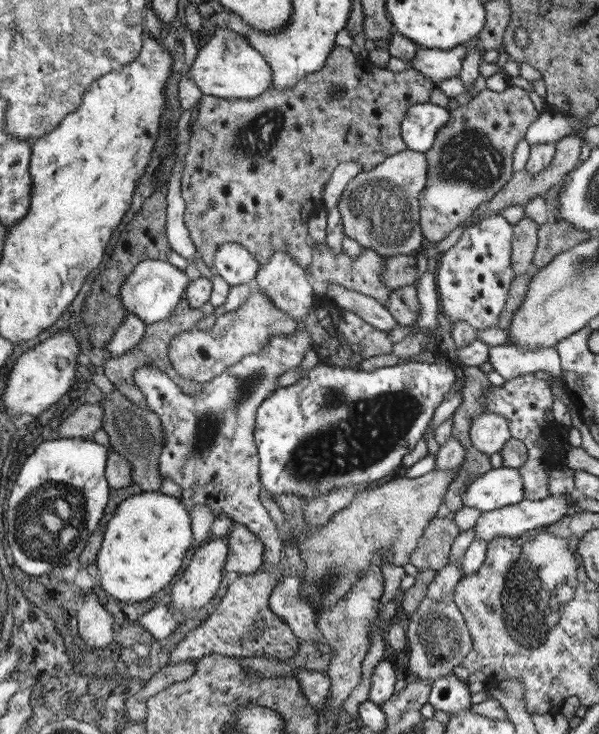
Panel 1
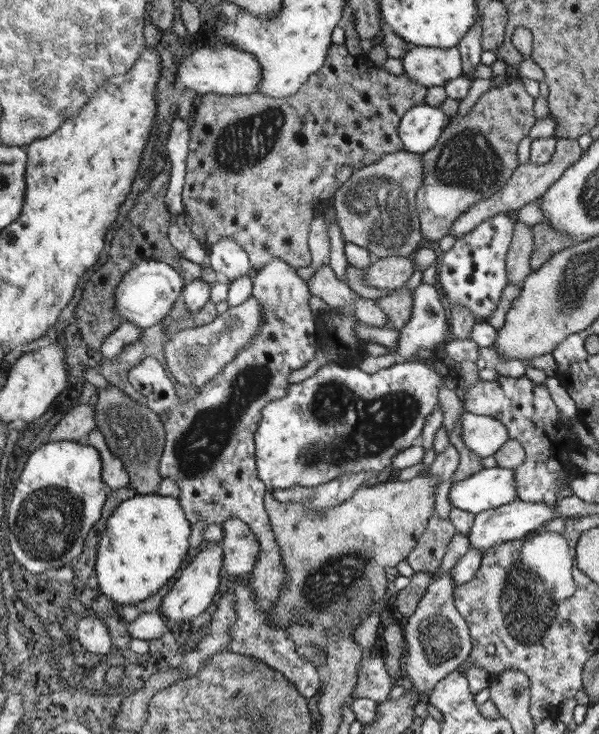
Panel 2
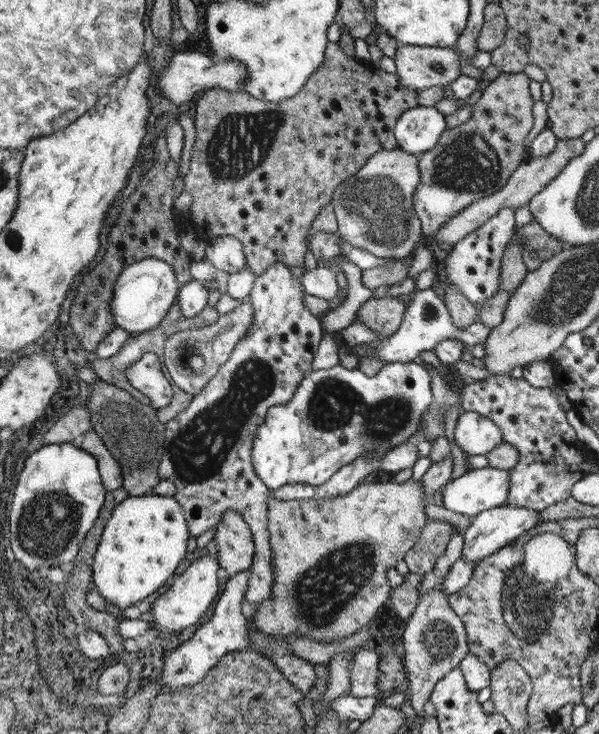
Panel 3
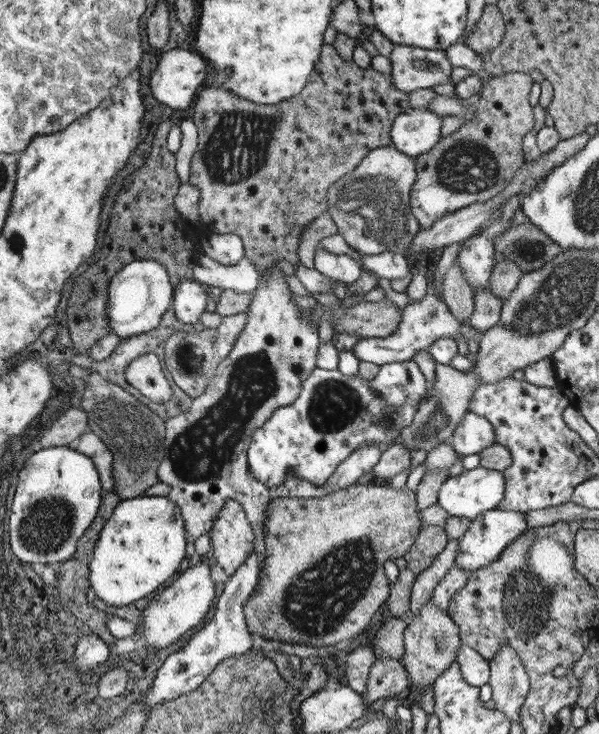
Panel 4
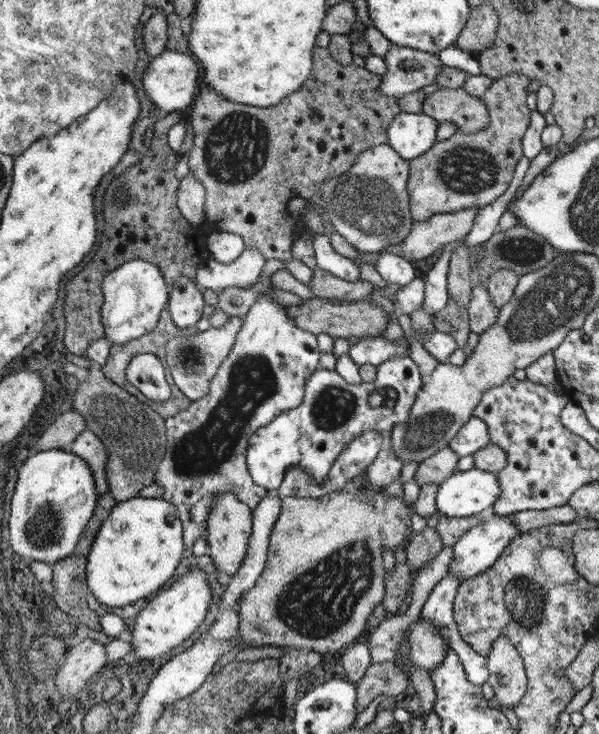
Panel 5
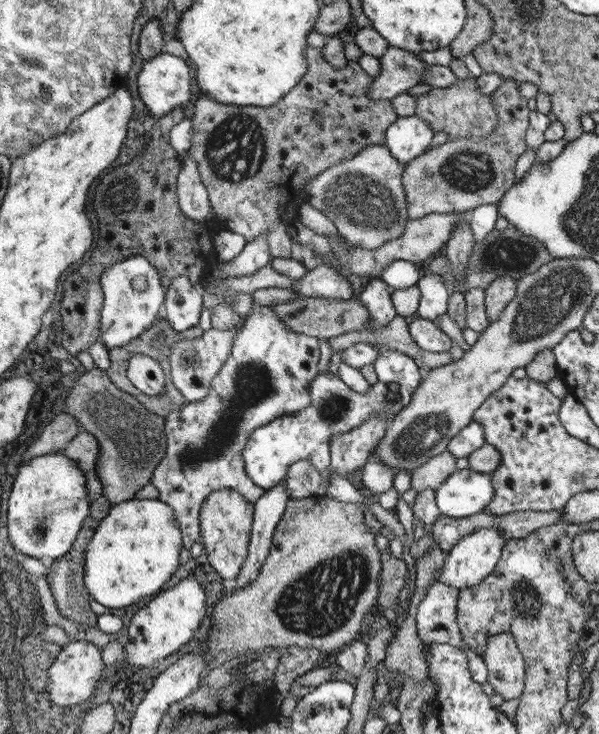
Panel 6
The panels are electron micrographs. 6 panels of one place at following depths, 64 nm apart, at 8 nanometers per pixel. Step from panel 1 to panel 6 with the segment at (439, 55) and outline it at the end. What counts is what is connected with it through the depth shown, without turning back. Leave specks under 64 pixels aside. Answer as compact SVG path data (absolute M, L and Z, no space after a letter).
M389 46L385 54L379 56L379 64L381 72L369 88L369 96L373 100L393 100L395 96L407 94L409 88L425 84L425 76L429 72L429 66L419 54L395 46Z

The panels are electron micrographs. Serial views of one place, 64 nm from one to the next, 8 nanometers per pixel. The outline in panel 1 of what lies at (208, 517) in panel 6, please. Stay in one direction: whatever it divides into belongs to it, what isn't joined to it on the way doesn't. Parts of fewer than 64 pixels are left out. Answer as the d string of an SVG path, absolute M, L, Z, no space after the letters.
M231 524L229 528L229 542L231 542L231 554L227 556L227 572L237 572L239 576L255 574L261 570L267 546L263 546L263 540L257 538L247 526L243 524Z

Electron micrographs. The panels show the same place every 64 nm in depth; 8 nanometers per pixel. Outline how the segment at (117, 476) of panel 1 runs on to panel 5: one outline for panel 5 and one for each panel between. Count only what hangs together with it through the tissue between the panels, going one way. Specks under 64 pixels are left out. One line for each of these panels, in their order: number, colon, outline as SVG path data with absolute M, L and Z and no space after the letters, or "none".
2: M89 432L83 440L83 444L91 444L99 450L99 456L101 456L101 464L103 464L103 482L113 488L113 490L121 490L121 488L127 488L129 486L129 472L127 468L123 468L123 462L111 454L111 450L107 448L107 442L105 442L105 436L103 432Z
3: M93 430L83 434L81 440L77 440L75 444L95 456L99 476L101 476L101 482L103 482L105 490L111 492L111 490L119 490L123 486L123 472L119 468L119 462L111 456L111 452L105 448L103 440Z
4: M85 432L81 434L75 442L73 448L83 452L85 456L89 456L95 464L95 472L99 472L99 480L101 480L101 488L105 492L111 492L115 488L115 476L113 476L113 456L107 450L107 446L101 442L101 438L93 432Z
5: M85 430L71 442L71 446L67 450L73 452L75 456L81 456L89 464L89 470L95 476L97 494L105 494L109 490L109 484L107 484L109 454L107 454L103 442L93 432Z

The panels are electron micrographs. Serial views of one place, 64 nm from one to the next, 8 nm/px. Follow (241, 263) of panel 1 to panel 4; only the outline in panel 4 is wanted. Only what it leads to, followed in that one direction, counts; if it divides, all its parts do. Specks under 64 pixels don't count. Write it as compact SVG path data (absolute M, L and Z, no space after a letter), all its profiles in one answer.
M211 234L203 242L203 254L219 262L223 268L235 266L245 256L243 242L237 234Z

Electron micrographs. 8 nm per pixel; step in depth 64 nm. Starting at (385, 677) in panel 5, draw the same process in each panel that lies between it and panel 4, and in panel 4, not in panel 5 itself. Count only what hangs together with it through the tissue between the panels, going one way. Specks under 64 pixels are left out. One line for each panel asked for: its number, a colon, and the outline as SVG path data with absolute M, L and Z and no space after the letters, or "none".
4: M385 656L377 660L377 668L371 668L363 700L367 700L369 704L379 704L385 698L407 696L407 692L409 692L409 674L405 666L397 658Z

